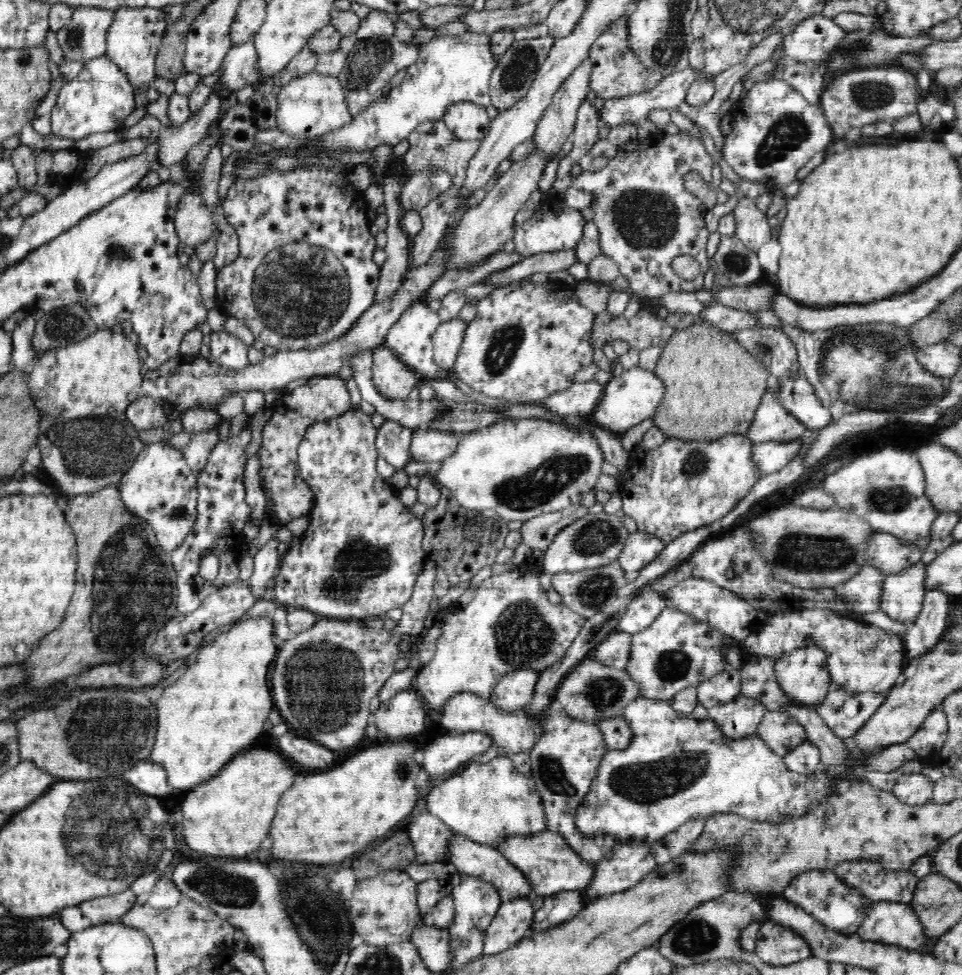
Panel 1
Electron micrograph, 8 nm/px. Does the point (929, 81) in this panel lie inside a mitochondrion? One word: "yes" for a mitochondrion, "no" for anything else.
no

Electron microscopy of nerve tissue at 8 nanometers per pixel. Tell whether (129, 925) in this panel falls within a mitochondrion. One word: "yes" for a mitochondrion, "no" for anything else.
no

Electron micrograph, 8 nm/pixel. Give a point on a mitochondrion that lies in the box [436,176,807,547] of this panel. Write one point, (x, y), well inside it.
(526, 491)

